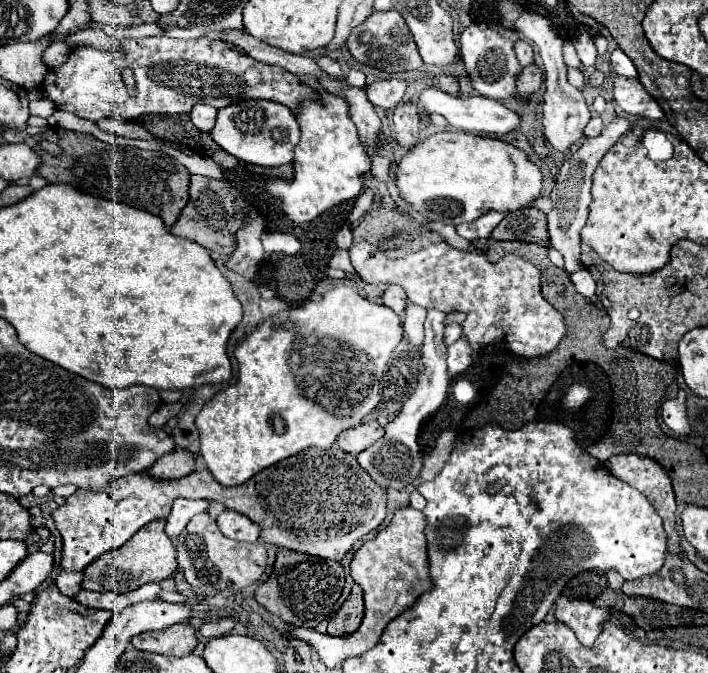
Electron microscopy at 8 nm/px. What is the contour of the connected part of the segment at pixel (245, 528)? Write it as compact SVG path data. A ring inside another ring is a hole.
M223 510L217 516L217 526L227 538L247 540L247 542L255 542L259 538L259 530L261 530L255 522L251 522L247 516L243 516L235 510Z

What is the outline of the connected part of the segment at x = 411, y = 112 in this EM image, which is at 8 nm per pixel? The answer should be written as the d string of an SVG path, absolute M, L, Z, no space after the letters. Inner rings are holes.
M409 100L409 102L403 102L401 106L397 106L393 112L393 124L395 124L395 140L401 146L411 148L419 136L417 104L413 100Z

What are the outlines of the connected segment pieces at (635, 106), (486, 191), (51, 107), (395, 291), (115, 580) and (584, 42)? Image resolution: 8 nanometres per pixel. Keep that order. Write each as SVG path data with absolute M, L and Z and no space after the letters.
M617 76L613 98L621 106L621 110L627 114L651 118L651 120L663 118L663 110L659 108L659 104L653 98L649 98L649 94L641 86L641 82L629 82L629 80L623 80L621 76Z
M461 130L437 132L417 142L401 158L401 162L395 168L395 184L399 188L399 196L425 218L441 222L441 224L453 224L453 226L461 222L471 222L489 210L513 212L517 208L531 206L541 190L541 180L543 180L543 174L539 166L529 162L527 156L515 146L501 142L501 140L481 138L469 132L461 132Z
M43 98L43 100L39 100L39 102L31 102L31 104L29 104L29 110L31 110L31 114L35 114L35 116L49 118L49 116L55 112L55 104L53 104L51 100Z
M387 288L385 294L381 296L381 300L385 306L389 306L397 314L403 314L407 308L407 296L399 288Z
M153 520L145 524L125 546L101 554L95 562L91 562L83 570L83 582L81 588L95 590L95 592L131 592L147 582L161 582L169 578L177 570L175 562L175 546L171 544L169 536L165 534L165 520Z
M583 32L575 40L575 50L577 50L577 56L583 62L583 66L593 66L595 64L595 60L597 60L597 49L595 44L593 44L593 38L587 32Z

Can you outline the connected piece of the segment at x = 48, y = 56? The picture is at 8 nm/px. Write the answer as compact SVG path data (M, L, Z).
M55 42L53 46L49 46L49 48L43 52L43 62L45 62L45 66L49 66L49 68L57 68L57 66L61 66L61 64L67 60L69 52L71 52L71 48L69 48L65 42Z

